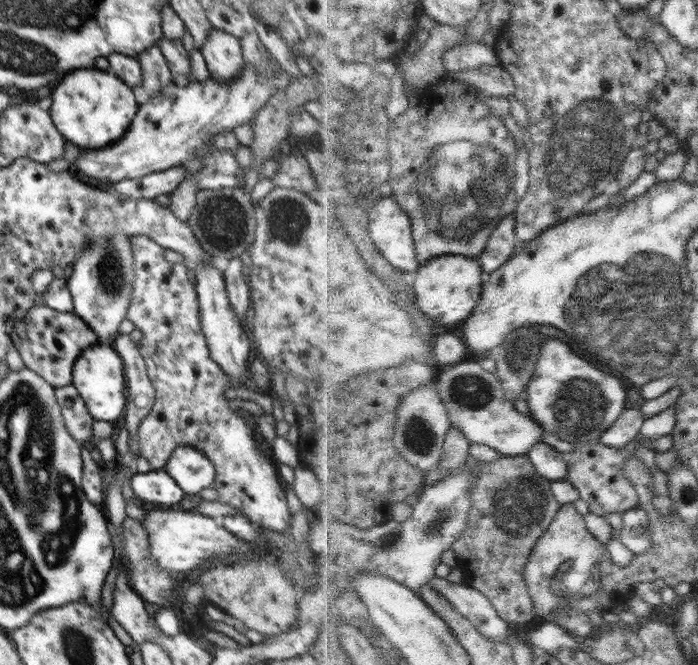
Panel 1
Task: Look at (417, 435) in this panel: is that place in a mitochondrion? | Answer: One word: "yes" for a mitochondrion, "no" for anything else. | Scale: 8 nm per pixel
yes

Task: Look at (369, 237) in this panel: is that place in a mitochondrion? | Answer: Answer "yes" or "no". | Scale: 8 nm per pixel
no

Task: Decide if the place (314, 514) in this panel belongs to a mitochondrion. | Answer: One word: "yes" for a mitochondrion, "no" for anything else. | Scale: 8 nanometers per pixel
no

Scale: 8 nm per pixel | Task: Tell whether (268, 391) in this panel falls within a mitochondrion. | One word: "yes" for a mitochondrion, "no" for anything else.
no

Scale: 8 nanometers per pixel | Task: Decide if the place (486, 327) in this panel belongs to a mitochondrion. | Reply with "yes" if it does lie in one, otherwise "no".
no

